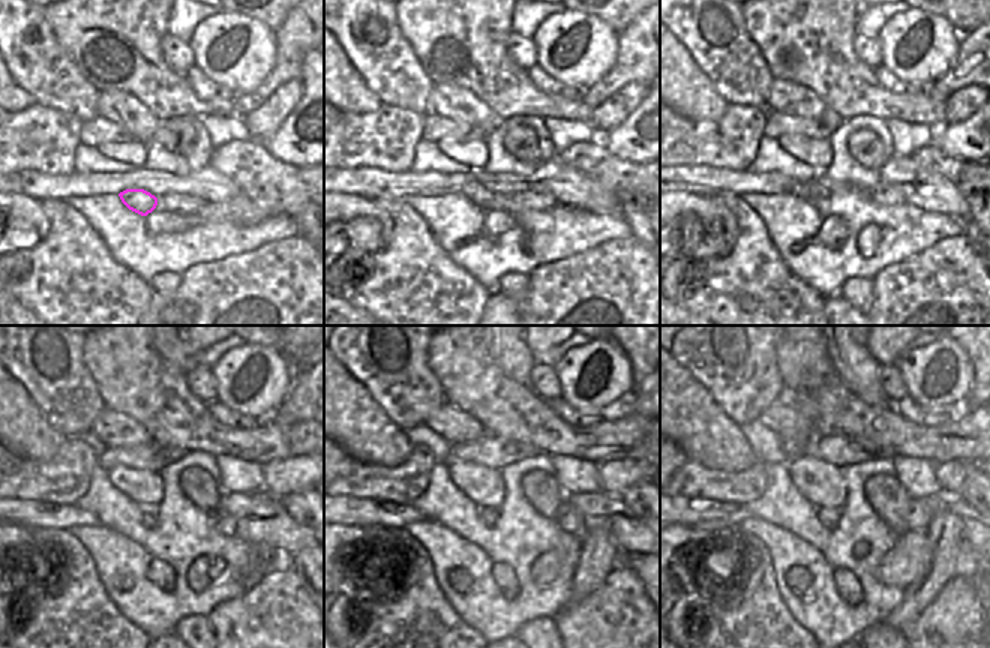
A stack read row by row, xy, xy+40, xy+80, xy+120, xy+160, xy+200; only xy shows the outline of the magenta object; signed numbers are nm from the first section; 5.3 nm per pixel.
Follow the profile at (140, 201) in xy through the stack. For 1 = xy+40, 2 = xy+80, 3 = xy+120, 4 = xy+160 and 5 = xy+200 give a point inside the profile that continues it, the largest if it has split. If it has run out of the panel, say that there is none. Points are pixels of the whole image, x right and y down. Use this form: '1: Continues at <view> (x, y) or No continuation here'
1: Continues at xy+40 (479, 195)
2: Continues at xy+80 (815, 189)
3: Continues at xy+120 (150, 519)
4: Continues at xy+160 (489, 515)
5: Continues at xy+200 (828, 516)

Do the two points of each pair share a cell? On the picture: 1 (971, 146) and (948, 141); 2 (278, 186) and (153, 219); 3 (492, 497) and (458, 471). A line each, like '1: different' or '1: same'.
1: same
2: same
3: same

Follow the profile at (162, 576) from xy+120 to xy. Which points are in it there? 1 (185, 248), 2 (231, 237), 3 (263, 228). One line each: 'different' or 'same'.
1: different
2: different
3: different

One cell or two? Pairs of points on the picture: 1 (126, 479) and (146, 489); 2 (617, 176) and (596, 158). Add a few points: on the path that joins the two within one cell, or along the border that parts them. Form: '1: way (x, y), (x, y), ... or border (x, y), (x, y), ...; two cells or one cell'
1: way (131, 482), (141, 486); one cell
2: way (612, 173), (600, 162); one cell

